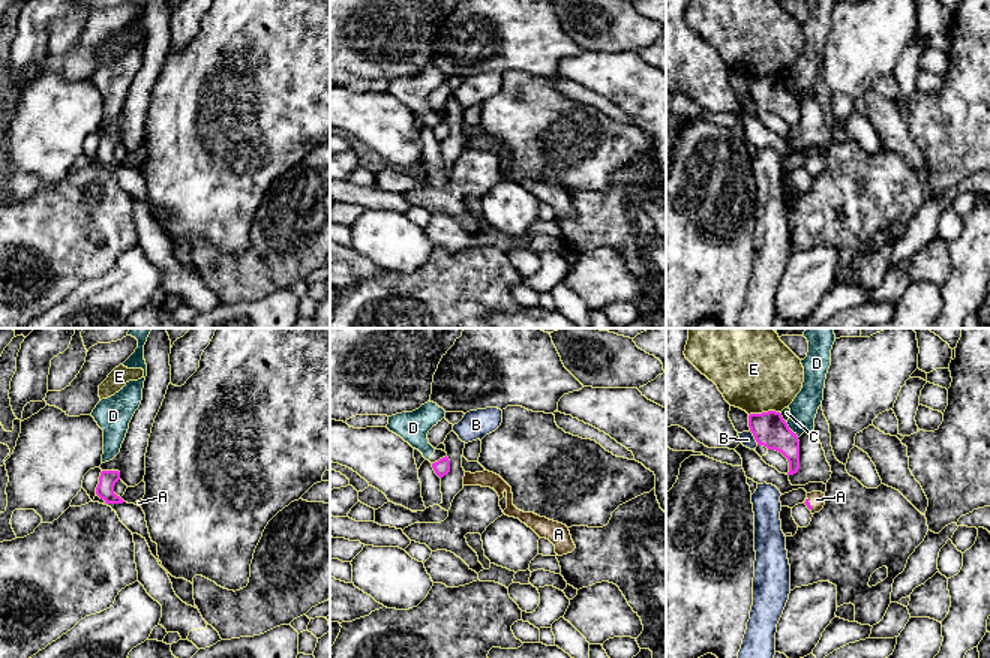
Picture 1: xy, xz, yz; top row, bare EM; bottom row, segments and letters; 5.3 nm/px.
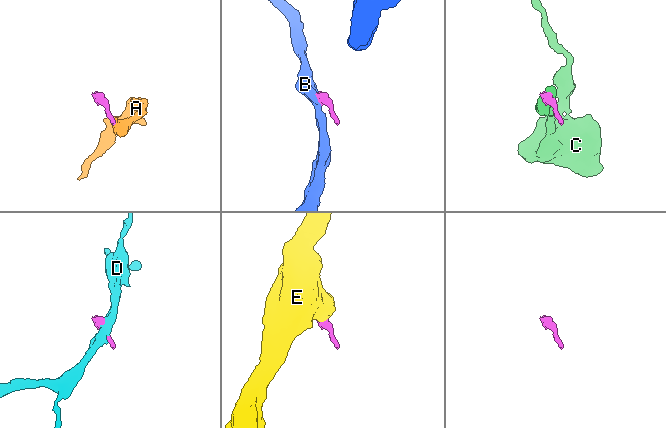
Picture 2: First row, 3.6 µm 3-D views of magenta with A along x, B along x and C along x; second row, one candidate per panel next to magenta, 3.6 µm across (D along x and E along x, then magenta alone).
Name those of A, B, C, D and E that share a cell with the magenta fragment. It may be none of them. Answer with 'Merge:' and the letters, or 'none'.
Merge: A

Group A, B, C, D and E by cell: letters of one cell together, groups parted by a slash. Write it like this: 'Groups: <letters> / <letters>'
Groups: A / B / C / D / E

